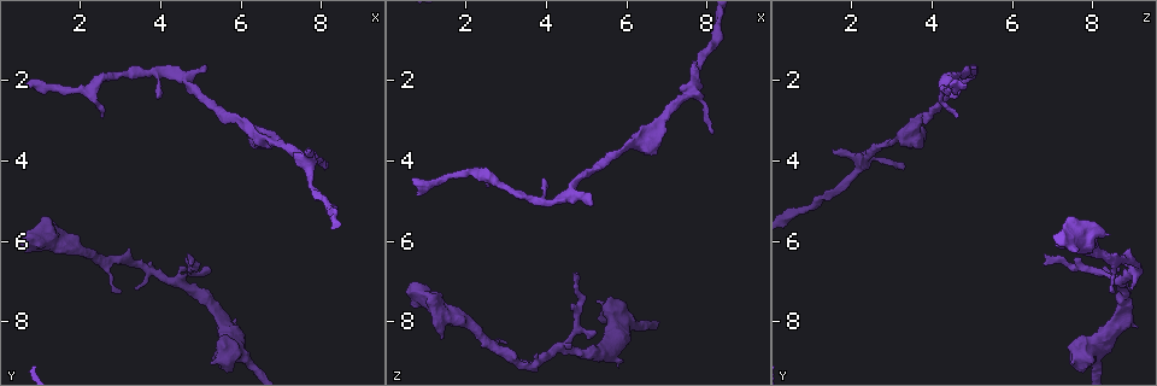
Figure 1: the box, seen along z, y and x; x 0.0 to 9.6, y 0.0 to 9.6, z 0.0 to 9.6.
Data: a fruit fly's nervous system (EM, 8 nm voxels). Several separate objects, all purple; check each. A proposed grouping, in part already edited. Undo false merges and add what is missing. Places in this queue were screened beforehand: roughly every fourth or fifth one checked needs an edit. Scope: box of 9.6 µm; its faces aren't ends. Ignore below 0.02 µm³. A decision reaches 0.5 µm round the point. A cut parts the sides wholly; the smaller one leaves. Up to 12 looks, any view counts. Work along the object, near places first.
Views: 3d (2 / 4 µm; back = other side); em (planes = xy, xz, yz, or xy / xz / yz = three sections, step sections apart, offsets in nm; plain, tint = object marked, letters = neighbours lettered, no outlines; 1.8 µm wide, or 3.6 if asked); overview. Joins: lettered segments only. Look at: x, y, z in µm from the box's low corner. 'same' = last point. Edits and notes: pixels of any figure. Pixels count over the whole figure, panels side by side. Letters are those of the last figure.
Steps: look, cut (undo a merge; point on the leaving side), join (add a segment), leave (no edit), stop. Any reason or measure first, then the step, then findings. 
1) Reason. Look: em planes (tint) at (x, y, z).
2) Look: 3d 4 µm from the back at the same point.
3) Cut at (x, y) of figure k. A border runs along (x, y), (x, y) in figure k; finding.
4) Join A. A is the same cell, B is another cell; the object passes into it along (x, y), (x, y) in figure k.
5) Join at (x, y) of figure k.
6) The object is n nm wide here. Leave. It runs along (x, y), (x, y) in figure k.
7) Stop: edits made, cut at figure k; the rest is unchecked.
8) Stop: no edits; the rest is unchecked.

An open end. Look: em xz step 8 (tint) at (3.45, 7.20, 8.95).

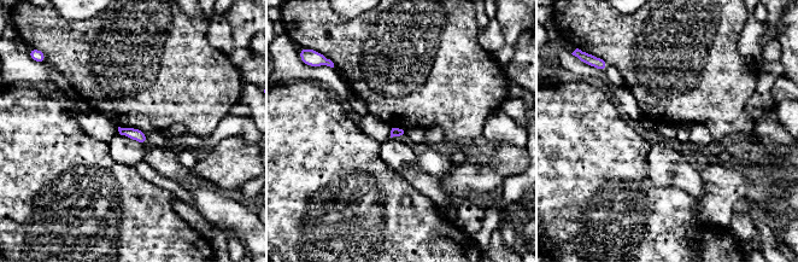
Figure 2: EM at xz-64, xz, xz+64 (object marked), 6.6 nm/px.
Another direction. Look: em yz step 16 (letters) at the same point.

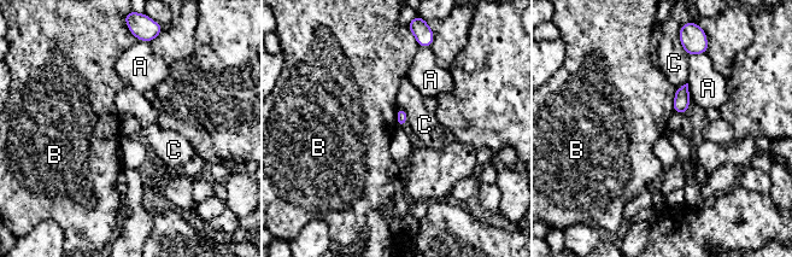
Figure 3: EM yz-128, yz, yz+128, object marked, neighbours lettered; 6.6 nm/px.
The longest contact is with B, 140 nm. Leave. A, B and C are other cells; no lettered segment goes on from it.

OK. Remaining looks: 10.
An open end. Look: 3d 2 µm at (1.35, 5.90, 8.45).

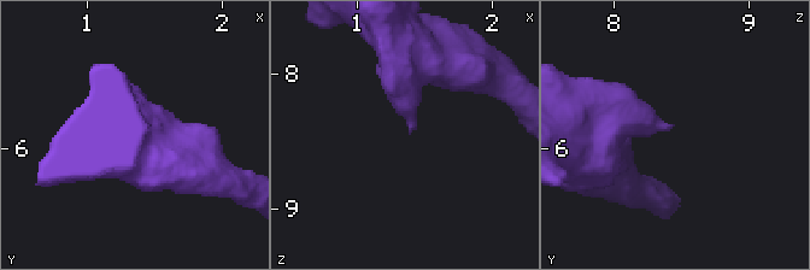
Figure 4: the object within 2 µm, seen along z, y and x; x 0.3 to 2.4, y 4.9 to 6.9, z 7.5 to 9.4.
Now the EM. Look: em xz step 8 (letters) at (1.40, 5.82, 8.42).

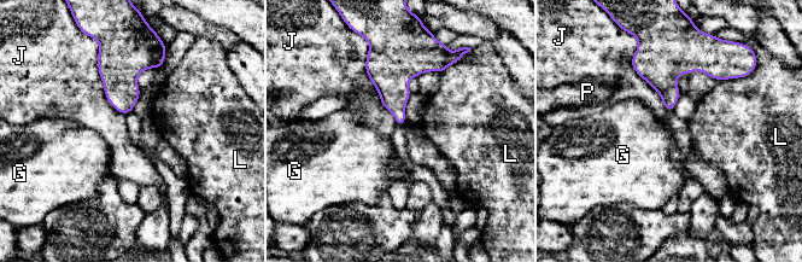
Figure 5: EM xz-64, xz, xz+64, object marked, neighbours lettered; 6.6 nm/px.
Leave. G, J, L and P are other cells; a border runs along (98, 51), (104, 94), (124, 115) in figure 5; no lettered segment goes on from it.

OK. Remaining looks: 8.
An open end. Look: em 3.6 µm planes (letters) at (2.55, 2.95, 4.60).

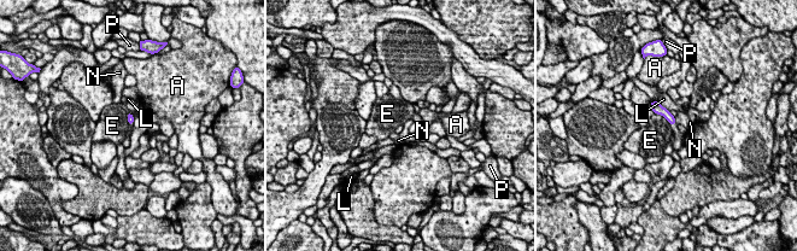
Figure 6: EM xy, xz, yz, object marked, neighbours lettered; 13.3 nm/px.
Leave. A, E, L, N and P are other cells; a border runs along (654, 112), (662, 116), (670, 124) in figure 6; none of them fits.

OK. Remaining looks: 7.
Free end. Look: em planes (letters) at (8.10, 4.20, 3.30).

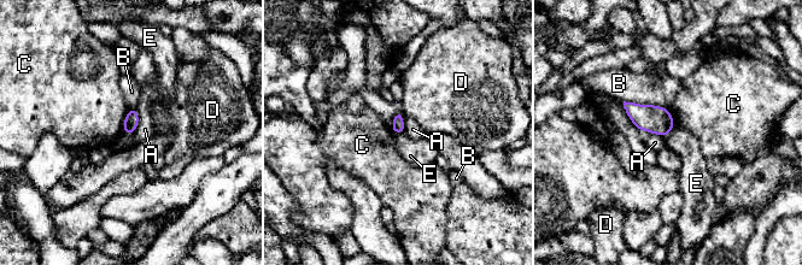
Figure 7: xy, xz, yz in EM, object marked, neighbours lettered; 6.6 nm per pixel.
Leave. A, B, C, D and E are other cells; a border runs along (674, 127), (666, 137) in figure 7; none of them fits.

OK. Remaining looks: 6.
Free end. Look: em planes (letters) at (4.65, 6.35, 6.80).

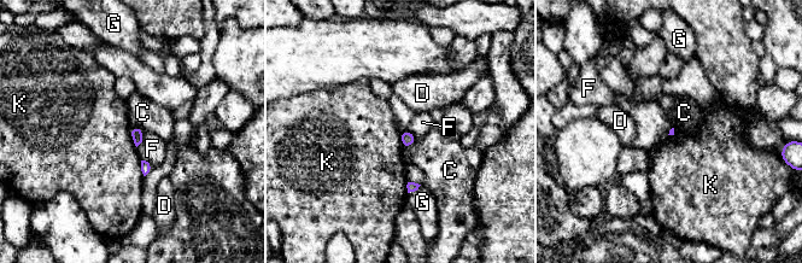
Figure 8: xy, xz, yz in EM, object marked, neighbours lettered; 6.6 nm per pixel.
Leave. C, D, F, G and K are other cells; a border runs along (129, 129), (130, 138), (136, 146) in figure 8; no lettered segment goes on from it.

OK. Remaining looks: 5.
Stop: no edits; the rest is unchecked.

